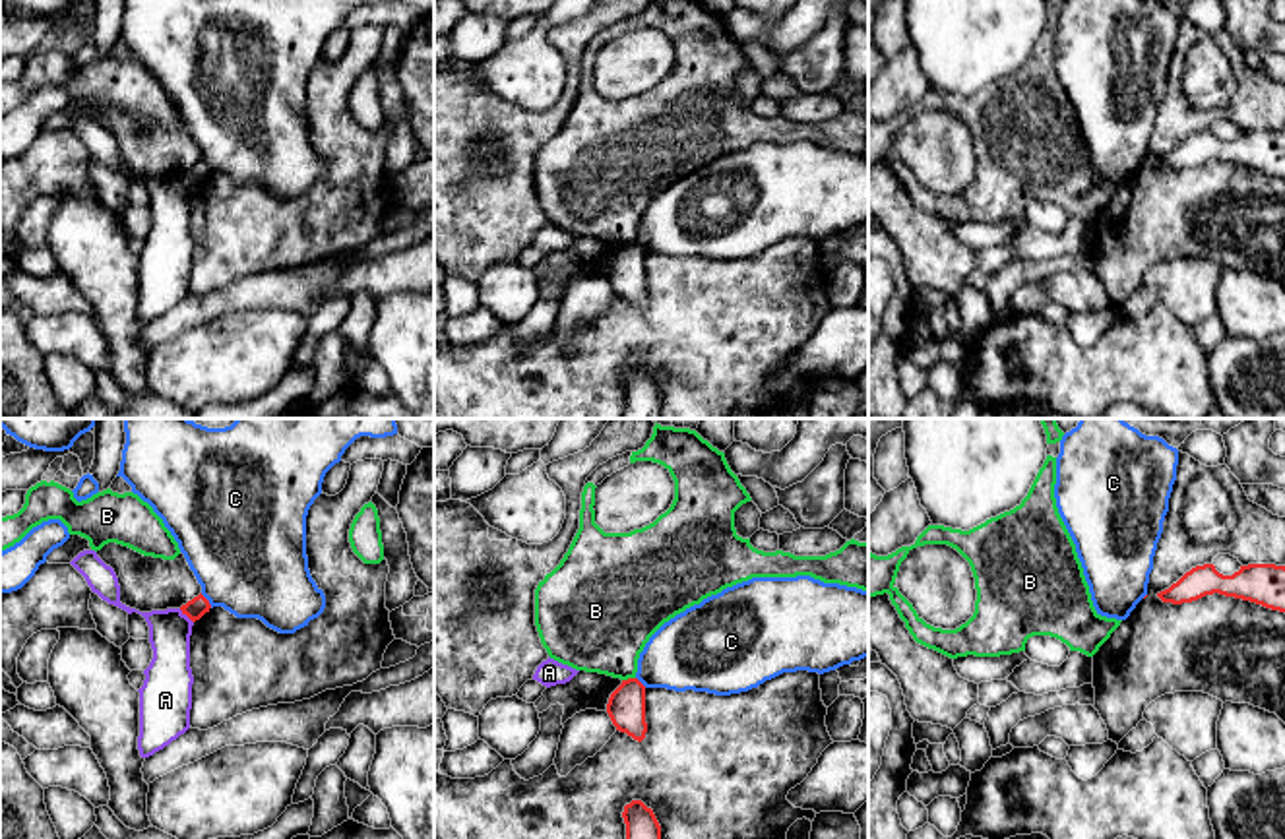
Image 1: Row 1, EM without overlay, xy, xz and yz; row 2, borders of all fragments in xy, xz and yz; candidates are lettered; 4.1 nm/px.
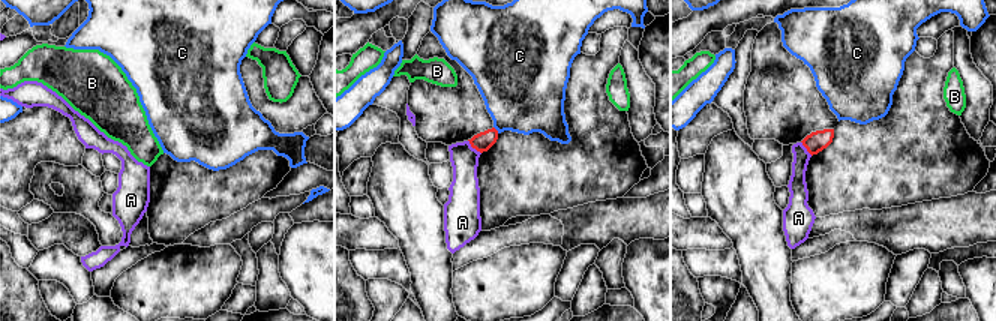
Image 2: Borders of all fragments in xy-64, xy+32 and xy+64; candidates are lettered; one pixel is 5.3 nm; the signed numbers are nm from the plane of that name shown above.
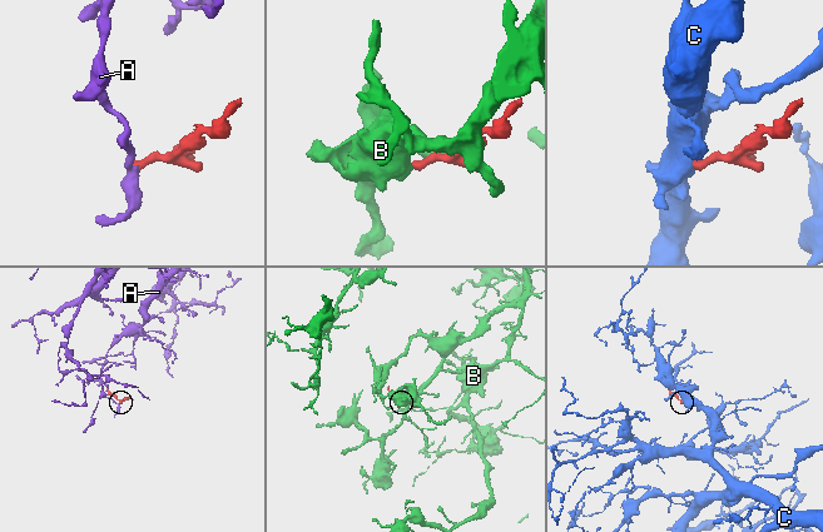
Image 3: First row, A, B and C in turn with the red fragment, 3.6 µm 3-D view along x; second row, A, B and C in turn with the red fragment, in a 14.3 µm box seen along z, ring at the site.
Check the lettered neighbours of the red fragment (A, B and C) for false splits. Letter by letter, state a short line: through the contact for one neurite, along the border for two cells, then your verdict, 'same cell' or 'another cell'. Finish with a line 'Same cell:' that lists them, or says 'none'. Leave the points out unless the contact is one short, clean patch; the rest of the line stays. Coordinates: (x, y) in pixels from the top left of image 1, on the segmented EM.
A: xy (179, 609), (192, 622) | another cell
B: xz (634, 677), (623, 681) | another cell
C: xy (200, 593), (212, 607) | another cell
Same cell: none

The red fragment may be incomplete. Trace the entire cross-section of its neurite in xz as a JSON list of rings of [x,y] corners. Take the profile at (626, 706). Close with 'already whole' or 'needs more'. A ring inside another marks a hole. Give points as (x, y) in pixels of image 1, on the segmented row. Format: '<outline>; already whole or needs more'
[[[638,678],[622,680],[622,684],[609,698],[607,713],[616,730],[642,742],[647,732],[645,686]]]; already whole

